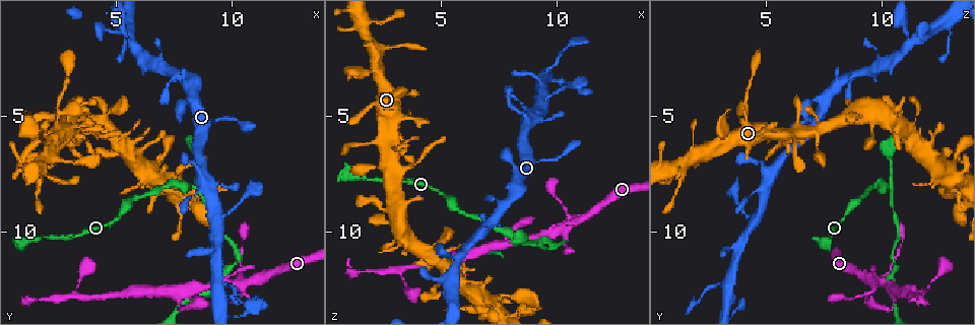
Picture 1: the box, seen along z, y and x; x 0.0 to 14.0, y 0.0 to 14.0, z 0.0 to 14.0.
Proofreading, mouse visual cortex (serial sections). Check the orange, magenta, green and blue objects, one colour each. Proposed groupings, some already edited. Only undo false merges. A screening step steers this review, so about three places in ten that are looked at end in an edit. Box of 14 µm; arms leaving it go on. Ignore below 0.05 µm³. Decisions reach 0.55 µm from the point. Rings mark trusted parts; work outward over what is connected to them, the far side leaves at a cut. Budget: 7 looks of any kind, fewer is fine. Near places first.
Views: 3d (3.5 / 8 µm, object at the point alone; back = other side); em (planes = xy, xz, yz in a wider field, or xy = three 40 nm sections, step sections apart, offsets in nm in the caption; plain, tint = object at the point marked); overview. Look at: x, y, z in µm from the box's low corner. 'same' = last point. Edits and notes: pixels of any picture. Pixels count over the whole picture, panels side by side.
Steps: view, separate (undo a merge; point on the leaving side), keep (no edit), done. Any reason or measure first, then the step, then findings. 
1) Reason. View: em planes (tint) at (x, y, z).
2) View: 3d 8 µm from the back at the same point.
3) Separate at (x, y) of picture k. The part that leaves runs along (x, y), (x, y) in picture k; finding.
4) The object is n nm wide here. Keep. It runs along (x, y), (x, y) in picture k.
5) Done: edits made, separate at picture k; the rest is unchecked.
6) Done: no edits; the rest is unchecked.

Three arms meet. View: 3d 3.5 µm at (8.4, 8.1, 10.3).

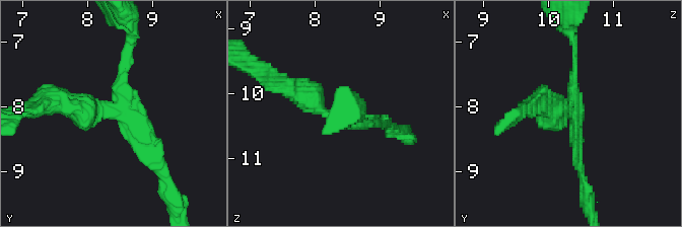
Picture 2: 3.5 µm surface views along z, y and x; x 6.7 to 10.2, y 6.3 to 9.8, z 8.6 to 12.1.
3 arms meet here; the arms are 100, 200, 300 nm wide; now the EM. View: em xy step 1 (plain) at (8.40, 8.05, 10.35).

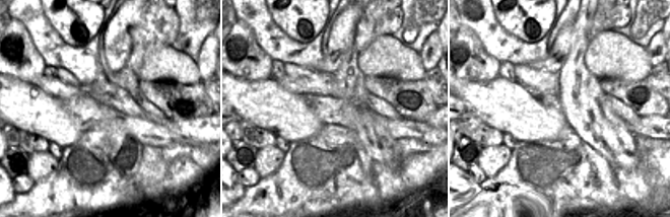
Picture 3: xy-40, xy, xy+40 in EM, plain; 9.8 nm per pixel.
With the object marked. View: em xy step 1 (tint) at the same point.

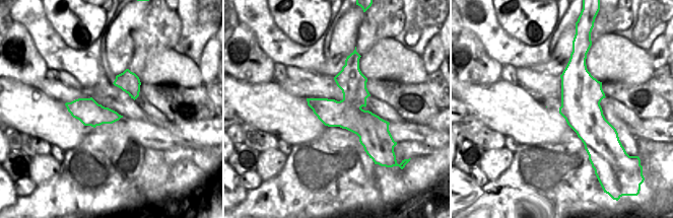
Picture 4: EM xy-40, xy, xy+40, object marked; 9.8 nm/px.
The object is 320 nm wide here. Keep. It runs along (53, 103), (127, 112), (155, 156) in picture 2; continuous, no second cell.

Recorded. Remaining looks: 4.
Four arms meet. View: 3d 3.5 µm at (10.6, 12.2, 9.7).

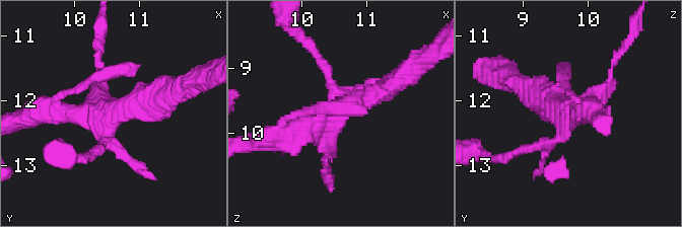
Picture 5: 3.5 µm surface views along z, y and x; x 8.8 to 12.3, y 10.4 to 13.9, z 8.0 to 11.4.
4 arms meet here; the arms are 150, 200, 300, 350 nm wide; shape alone is not enough. View: em xy step 3 (tint) at (10.60, 12.15, 9.70).

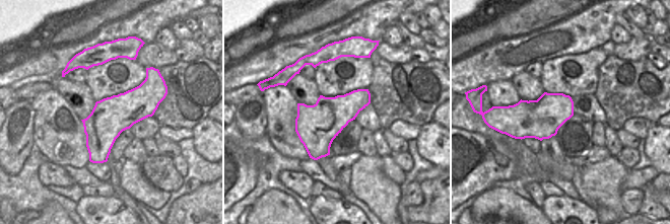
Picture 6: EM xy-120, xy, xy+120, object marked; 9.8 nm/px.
View: em xy step 5 (tint) at the same point.

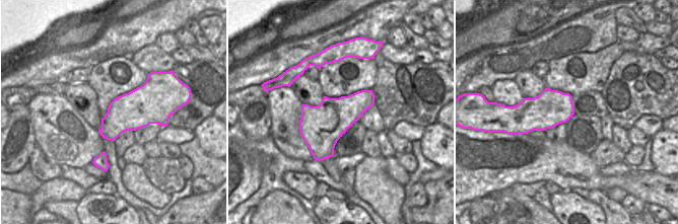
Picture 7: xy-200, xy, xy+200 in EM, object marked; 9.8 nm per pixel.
Keep. It runs along (396, 82), (324, 124), (277, 137) in picture 5; one cell here.

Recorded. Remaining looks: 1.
Two arms in line, one across. View: 3d 3.5 µm from the back at (3.3, 12.9, 11.5).

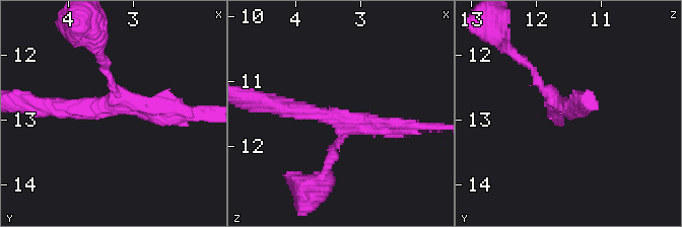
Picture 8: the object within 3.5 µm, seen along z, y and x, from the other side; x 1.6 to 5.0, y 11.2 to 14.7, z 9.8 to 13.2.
Keep. It runs along (273, 105), (338, 119), (329, 160) in picture 8; one cell here.

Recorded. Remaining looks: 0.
Done: no edits; the rest is unchecked.

